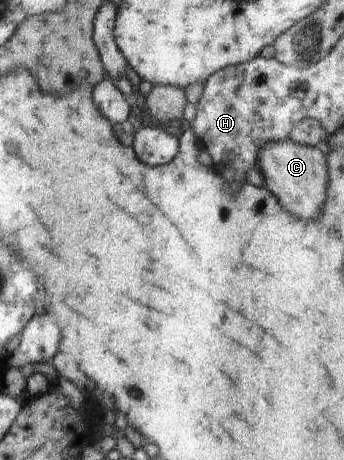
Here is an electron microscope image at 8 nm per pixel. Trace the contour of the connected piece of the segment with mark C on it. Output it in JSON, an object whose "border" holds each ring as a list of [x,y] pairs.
{"border":[[[288,137],[266,142],[259,149],[256,166],[264,176],[265,186],[276,196],[286,211],[306,221],[315,220],[315,217],[323,211],[328,183],[323,147],[300,145]]]}

